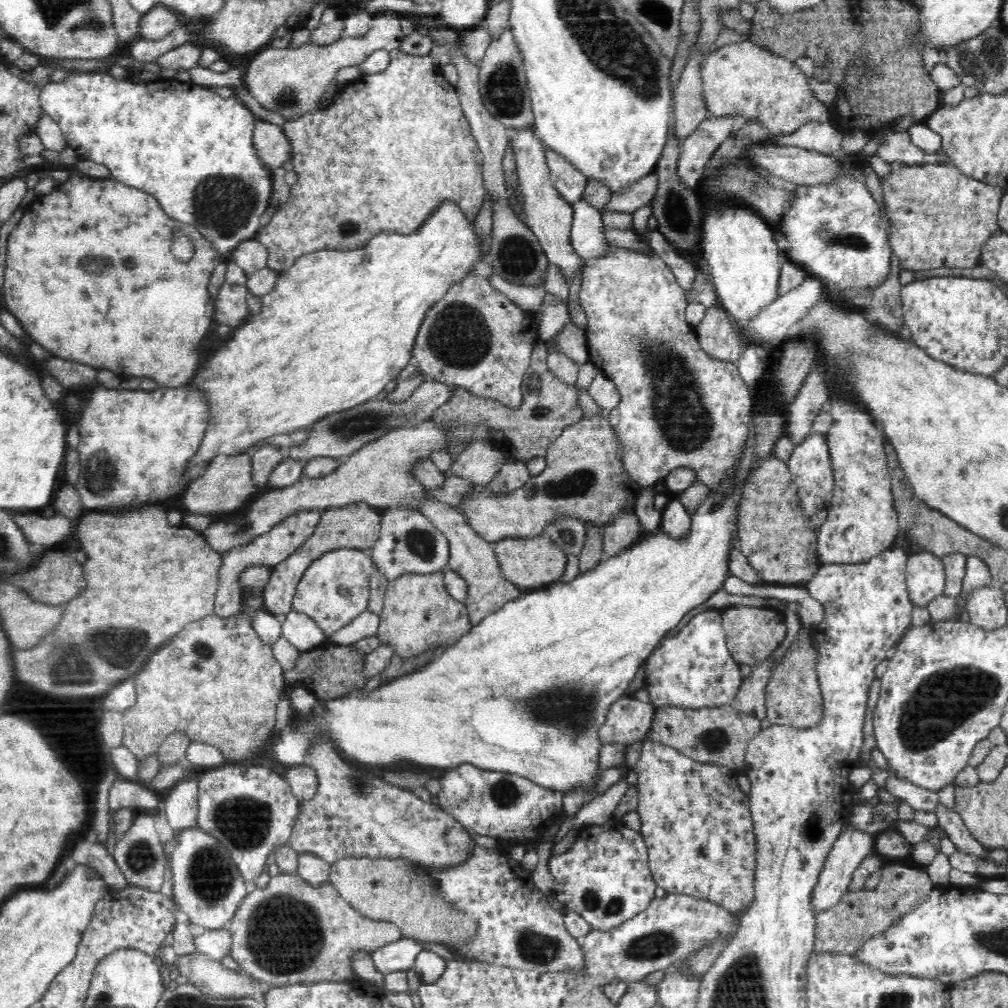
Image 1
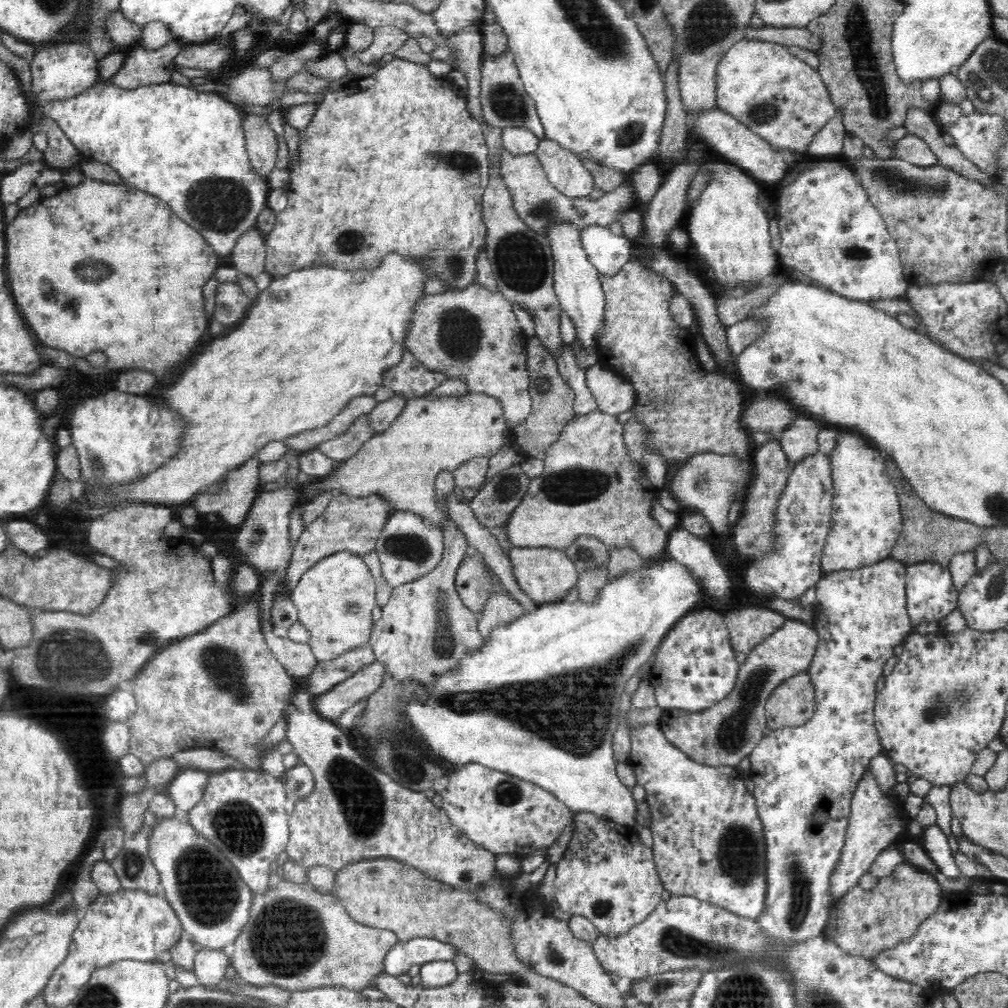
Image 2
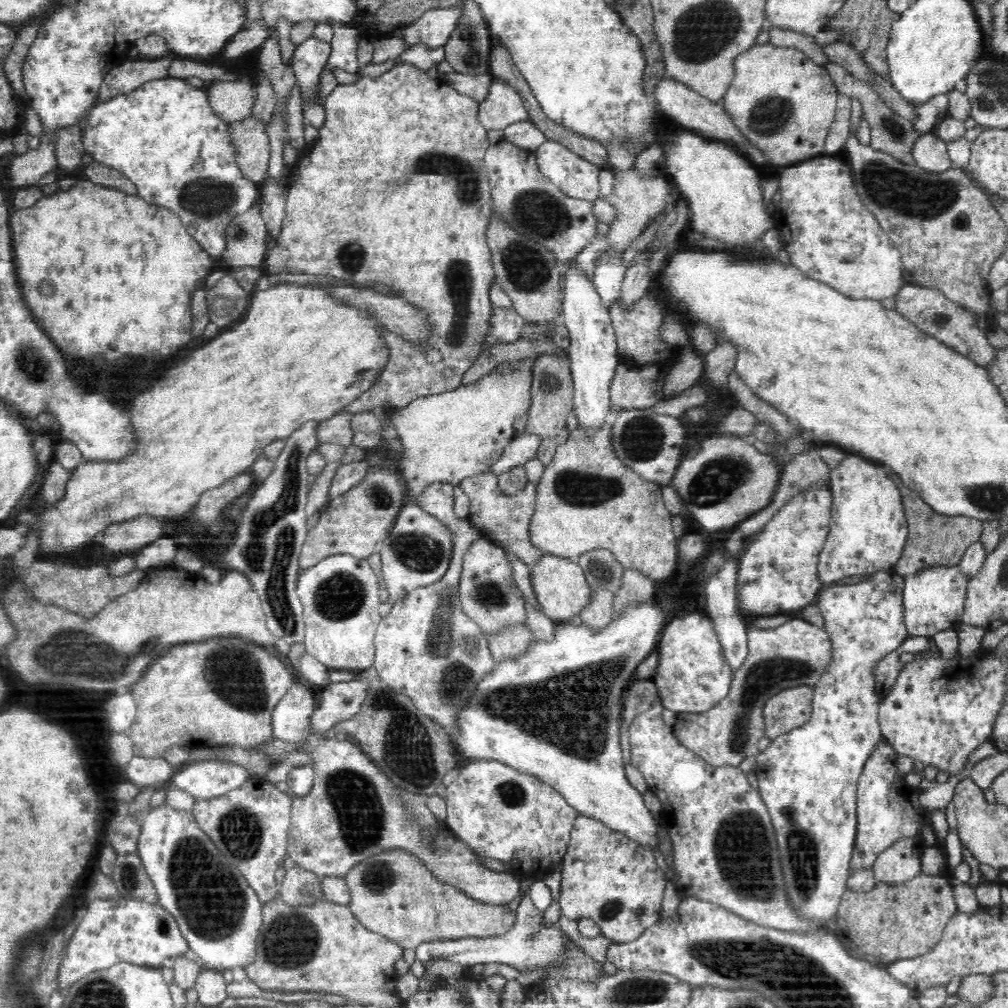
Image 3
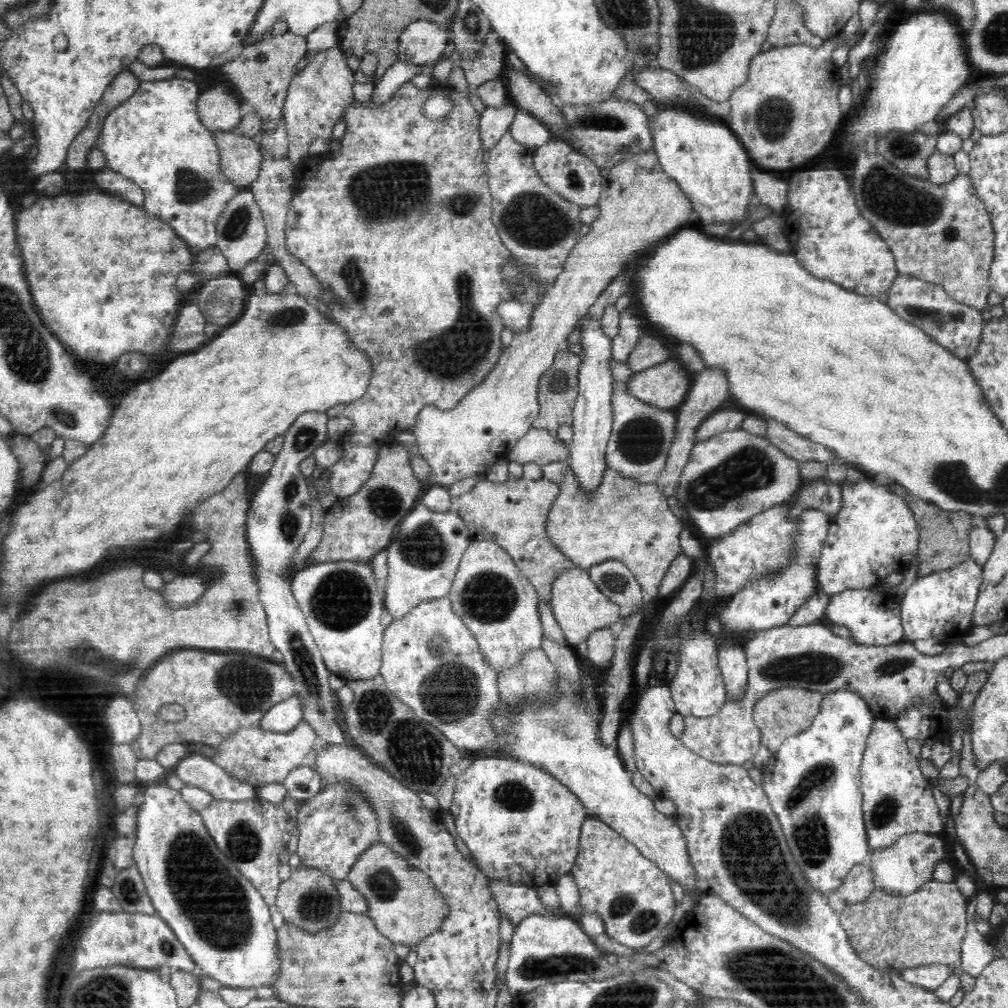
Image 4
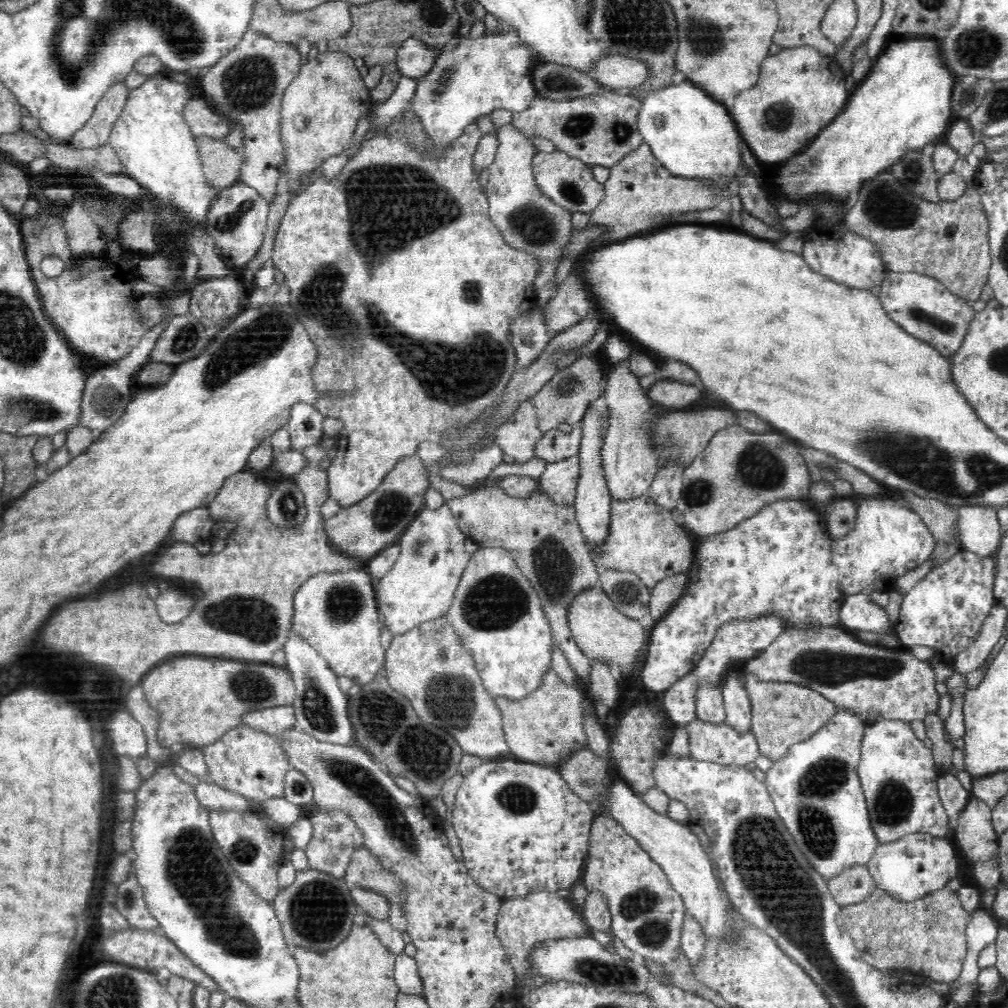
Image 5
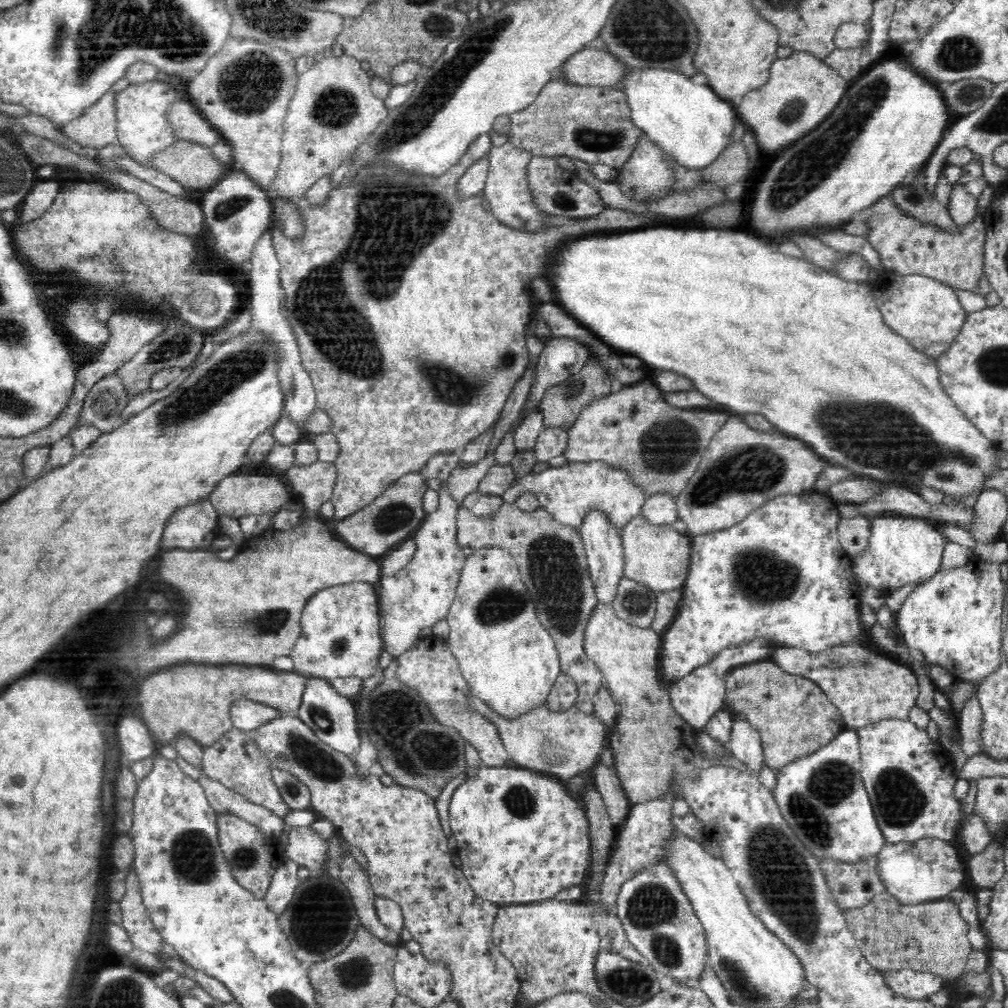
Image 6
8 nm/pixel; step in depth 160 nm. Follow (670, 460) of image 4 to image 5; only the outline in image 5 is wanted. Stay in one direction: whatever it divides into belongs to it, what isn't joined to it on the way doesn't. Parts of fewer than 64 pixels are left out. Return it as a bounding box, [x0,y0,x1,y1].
[648,462,684,511]

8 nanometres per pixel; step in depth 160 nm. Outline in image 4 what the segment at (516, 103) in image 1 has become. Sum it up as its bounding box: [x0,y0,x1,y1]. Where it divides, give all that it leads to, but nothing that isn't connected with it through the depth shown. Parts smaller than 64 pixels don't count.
[479,103,516,150]

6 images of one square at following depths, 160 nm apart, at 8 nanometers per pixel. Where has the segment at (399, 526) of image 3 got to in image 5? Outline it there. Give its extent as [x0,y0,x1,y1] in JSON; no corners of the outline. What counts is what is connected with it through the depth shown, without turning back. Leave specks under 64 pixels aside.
[375,504,471,636]

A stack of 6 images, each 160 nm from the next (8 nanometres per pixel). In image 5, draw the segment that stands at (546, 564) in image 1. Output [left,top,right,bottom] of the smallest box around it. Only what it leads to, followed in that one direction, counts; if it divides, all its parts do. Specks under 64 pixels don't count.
[567,588,649,674]

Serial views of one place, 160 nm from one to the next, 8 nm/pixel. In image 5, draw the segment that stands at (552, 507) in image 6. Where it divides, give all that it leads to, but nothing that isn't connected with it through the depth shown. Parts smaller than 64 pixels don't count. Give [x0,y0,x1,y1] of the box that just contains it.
[539,358,659,507]

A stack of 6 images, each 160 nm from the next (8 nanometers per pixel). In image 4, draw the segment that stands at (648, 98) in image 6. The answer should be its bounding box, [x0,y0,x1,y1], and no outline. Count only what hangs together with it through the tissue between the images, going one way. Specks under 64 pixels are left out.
[649,110,753,225]

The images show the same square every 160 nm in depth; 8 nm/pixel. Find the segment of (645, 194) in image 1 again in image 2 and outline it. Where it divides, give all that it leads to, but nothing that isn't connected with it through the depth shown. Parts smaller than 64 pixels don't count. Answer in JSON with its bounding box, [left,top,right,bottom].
[497,149,637,235]

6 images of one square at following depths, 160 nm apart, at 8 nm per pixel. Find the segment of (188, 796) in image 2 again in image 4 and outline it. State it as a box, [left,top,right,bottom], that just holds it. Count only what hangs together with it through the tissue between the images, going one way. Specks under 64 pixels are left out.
[176,751,258,801]

